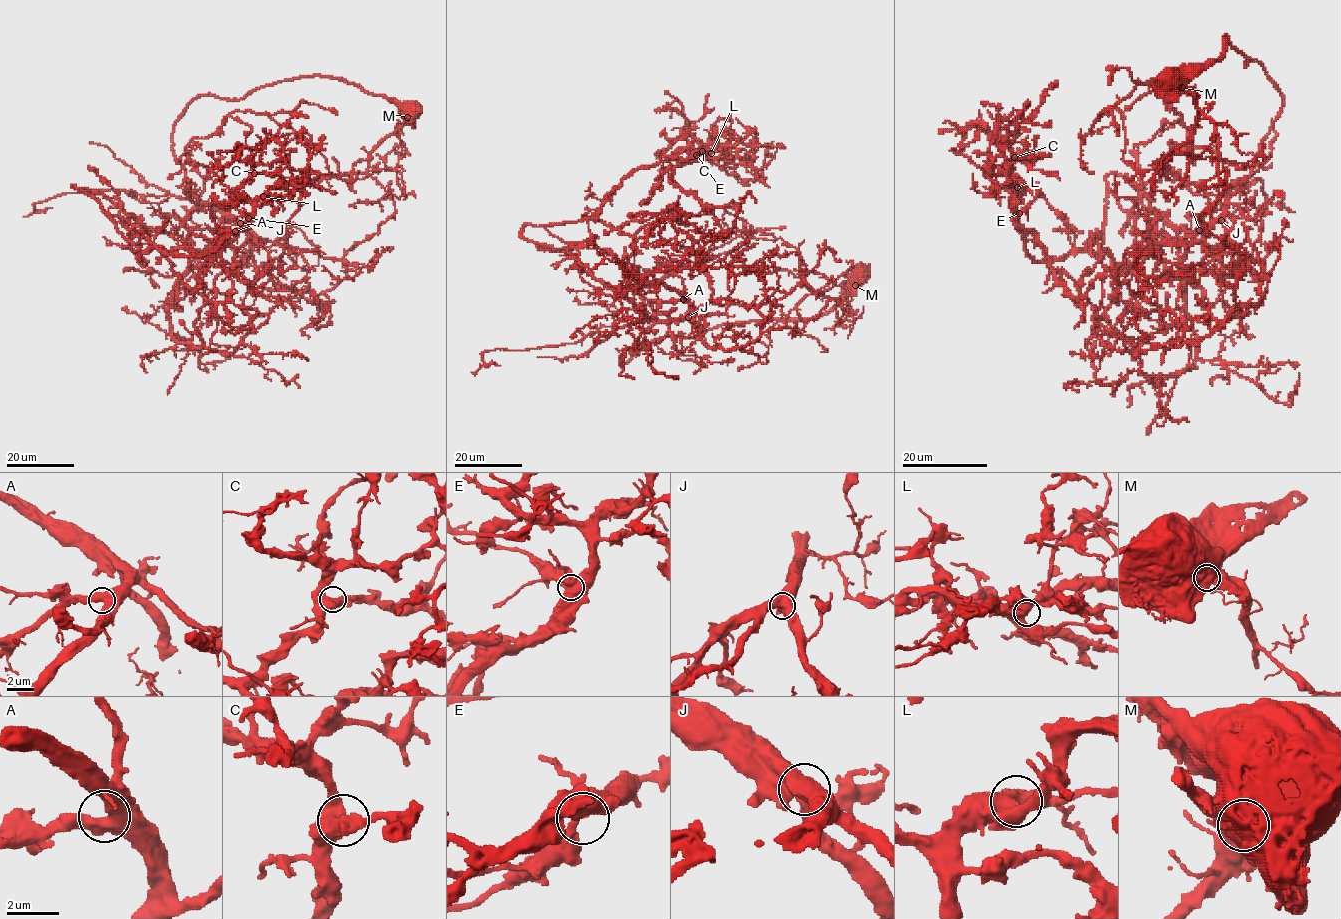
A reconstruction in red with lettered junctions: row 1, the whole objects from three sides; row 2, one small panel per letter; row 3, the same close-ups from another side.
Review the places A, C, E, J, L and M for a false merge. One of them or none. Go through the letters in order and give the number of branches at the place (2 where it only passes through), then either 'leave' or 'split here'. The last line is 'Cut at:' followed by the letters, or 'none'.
A: branches 2; leave
C: branches 2; leave
E: branches 2; leave
J: branches 3; leave
L: branches 3; leave
M: branches 1; split here
Cut at: M

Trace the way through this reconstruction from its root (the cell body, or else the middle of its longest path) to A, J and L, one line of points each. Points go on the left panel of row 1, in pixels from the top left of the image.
A: (411, 114), (320, 76), (193, 99), (172, 151), (190, 190), (231, 214), (235, 231)
J: (411, 114), (320, 76), (236, 100), (193, 99), (174, 125), (172, 151), (190, 190), (240, 223)
L: (411, 114), (320, 76), (193, 99), (172, 151), (263, 240), (247, 285), (222, 246), (263, 196)

